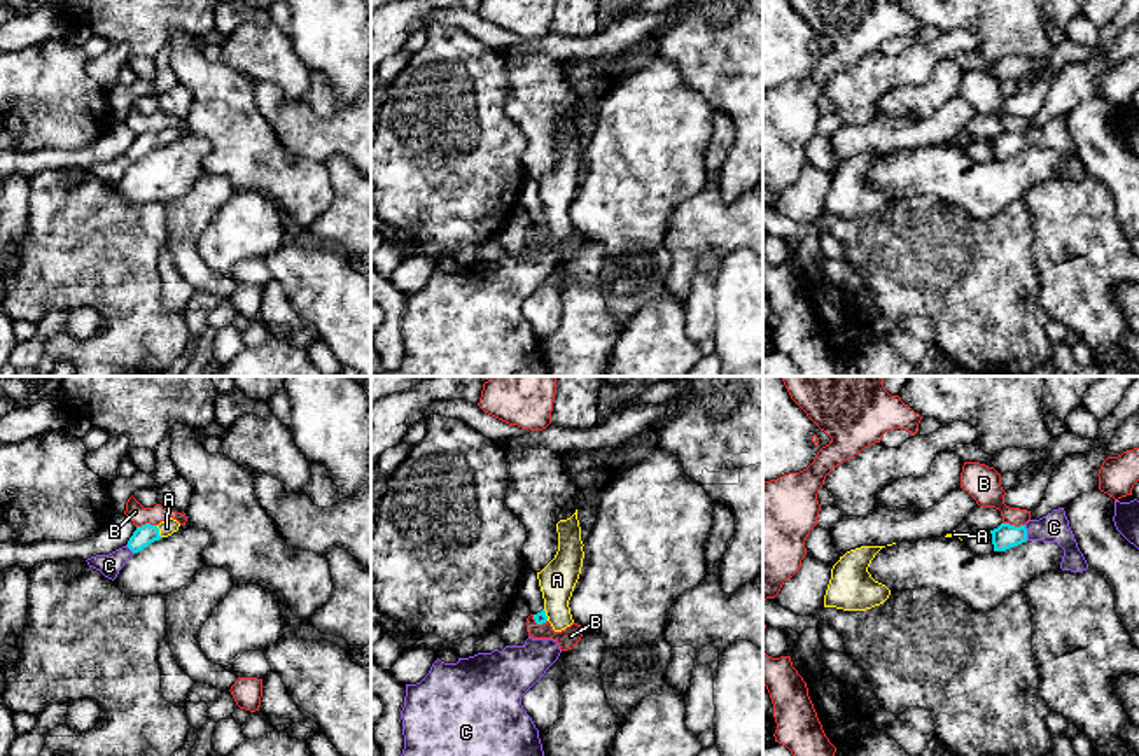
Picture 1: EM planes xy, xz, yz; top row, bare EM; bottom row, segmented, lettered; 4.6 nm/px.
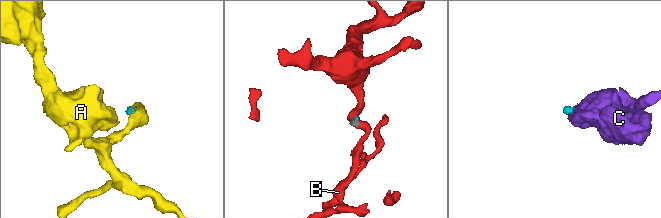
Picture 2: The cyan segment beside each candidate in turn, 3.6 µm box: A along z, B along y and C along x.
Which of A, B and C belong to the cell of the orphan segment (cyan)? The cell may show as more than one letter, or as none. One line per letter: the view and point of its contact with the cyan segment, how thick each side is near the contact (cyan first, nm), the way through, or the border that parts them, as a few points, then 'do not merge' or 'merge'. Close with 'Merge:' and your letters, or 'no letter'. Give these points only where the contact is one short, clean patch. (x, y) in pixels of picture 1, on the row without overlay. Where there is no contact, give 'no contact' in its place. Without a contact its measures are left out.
A: meets cyan in xy at (158, 139); 90 nm thick on the cyan side, 70 nm on the other; runs through xy (146, 142), (158, 139), (167, 135); merge
B: meets cyan in yz at (1013, 133); 120 nm thick on the cyan side, 160 nm on the other; border along yz (1003, 130), (1024, 133); do not merge
C: meets cyan in yz at (1026, 140); 120 nm thick on the cyan side, 140 nm on the other; runs through yz (1006, 144), (1026, 140), (1054, 135); merge
Merge: A, C

